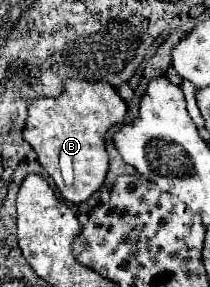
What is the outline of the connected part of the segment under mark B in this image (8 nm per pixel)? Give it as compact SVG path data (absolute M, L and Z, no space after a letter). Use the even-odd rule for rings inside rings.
M67 79L59 97L37 99L27 107L23 139L35 149L39 163L51 175L61 195L71 203L83 203L105 181L109 157L103 135L127 115L125 101L105 81Z

